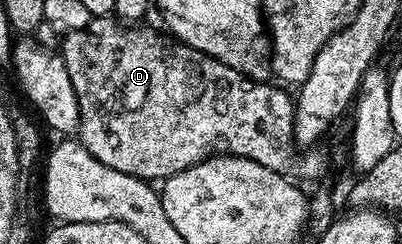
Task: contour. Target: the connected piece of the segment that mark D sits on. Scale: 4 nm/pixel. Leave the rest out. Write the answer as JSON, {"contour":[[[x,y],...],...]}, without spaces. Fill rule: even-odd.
{"contour":[[[114,17],[92,18],[85,28],[77,28],[77,32],[69,32],[62,35],[63,50],[61,57],[65,68],[69,72],[69,80],[73,84],[73,92],[79,101],[79,116],[77,119],[77,141],[84,146],[101,164],[113,168],[117,172],[131,174],[135,178],[144,180],[156,180],[155,178],[167,178],[178,176],[185,168],[204,158],[212,156],[230,156],[232,158],[248,158],[273,172],[287,176],[295,176],[299,173],[303,178],[323,178],[327,174],[327,158],[319,151],[319,148],[311,148],[306,151],[304,158],[295,155],[297,143],[295,141],[295,103],[292,95],[287,95],[282,85],[270,86],[270,81],[248,78],[242,70],[235,70],[229,64],[225,64],[216,58],[210,58],[191,46],[176,45],[176,50],[167,50],[163,38],[155,30],[150,30],[147,24],[120,24]]]}

